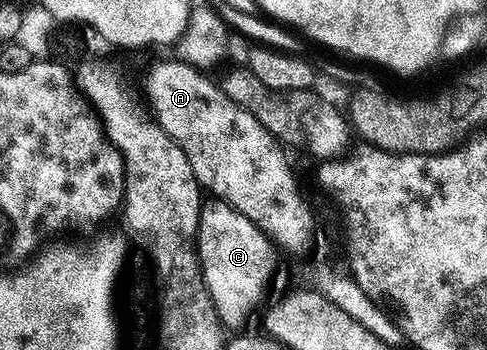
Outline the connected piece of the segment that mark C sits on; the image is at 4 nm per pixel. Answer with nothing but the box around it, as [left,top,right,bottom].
[199,197,276,323]

